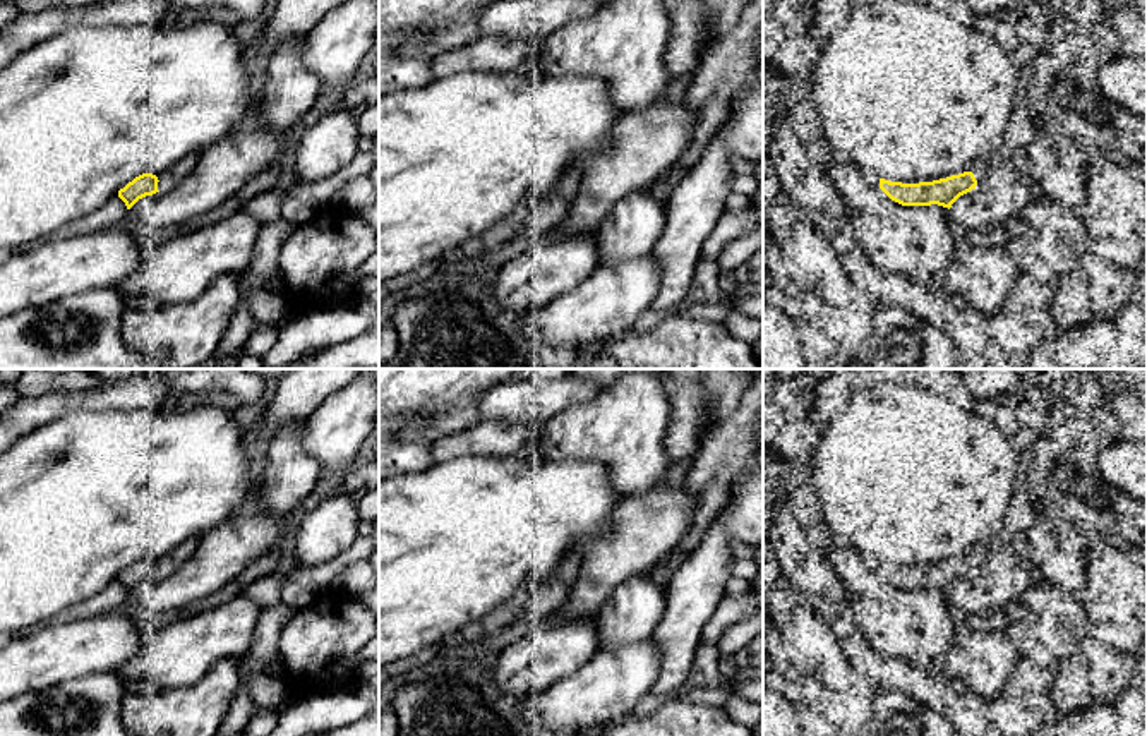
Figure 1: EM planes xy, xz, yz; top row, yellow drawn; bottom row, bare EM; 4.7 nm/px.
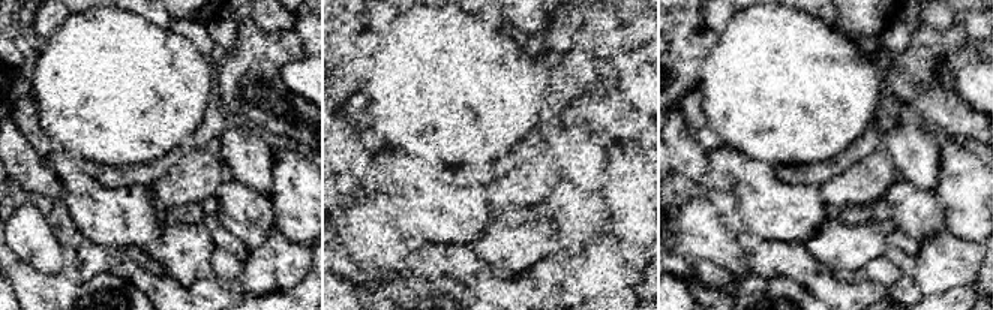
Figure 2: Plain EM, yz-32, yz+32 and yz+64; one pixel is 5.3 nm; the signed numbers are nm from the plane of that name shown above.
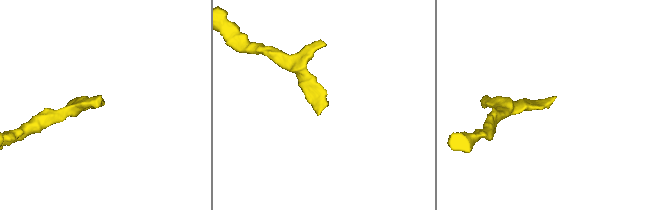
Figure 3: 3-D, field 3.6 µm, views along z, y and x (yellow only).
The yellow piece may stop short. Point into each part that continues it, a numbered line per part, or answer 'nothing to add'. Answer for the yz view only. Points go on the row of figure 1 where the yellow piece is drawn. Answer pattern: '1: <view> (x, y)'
1: yz (983, 168)

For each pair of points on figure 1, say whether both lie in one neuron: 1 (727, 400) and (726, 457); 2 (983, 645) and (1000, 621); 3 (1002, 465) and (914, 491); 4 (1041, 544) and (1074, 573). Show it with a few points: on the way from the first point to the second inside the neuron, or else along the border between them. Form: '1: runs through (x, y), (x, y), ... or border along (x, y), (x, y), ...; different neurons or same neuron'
1: border along (744, 393), (739, 405), (705, 440); different neurons
2: border along (1005, 630), (972, 632); different neurons
3: runs through (979, 470), (950, 476), (936, 482); same neuron
4: runs through (1050, 549), (1065, 565); same neuron

